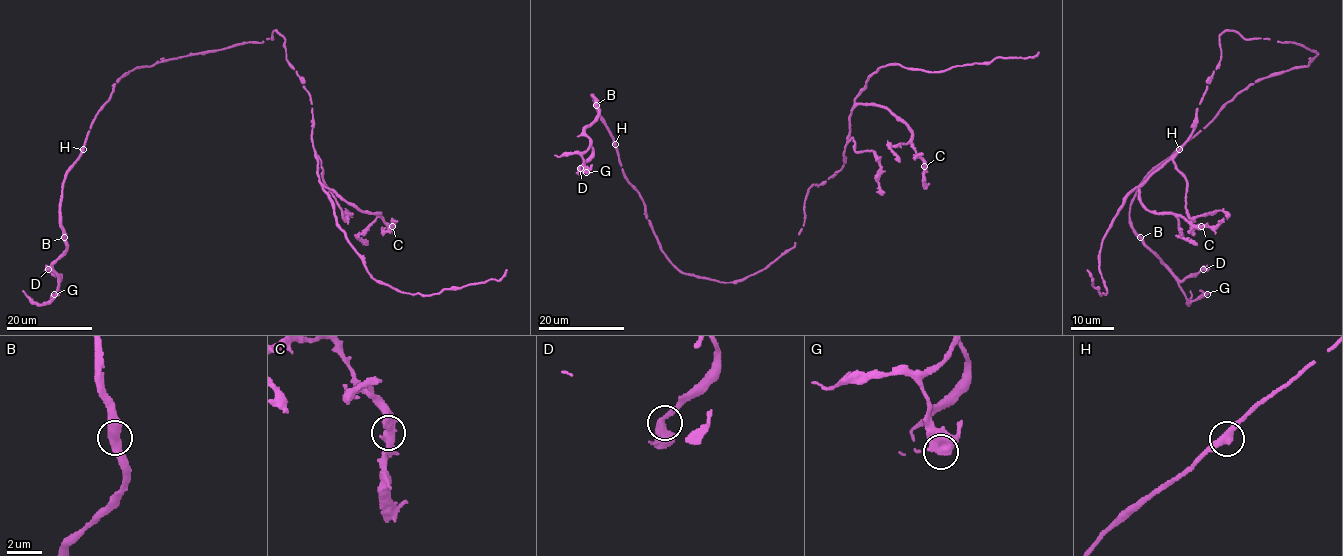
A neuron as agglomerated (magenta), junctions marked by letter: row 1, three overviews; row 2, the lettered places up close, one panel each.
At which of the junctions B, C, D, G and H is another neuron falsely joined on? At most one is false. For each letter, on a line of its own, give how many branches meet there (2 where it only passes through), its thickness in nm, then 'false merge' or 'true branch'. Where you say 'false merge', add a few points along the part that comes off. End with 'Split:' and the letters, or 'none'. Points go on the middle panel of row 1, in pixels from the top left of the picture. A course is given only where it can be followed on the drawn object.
B: 2 branches meet; 480 nm thick; true branch
C: 2 branches meet; 440 nm thick; true branch
D: 2 branches meet; 480 nm thick; true branch
G: 2 branches meet; 500 nm thick; true branch
H: 2 branches meet; 440 nm thick; true branch
Split: none

